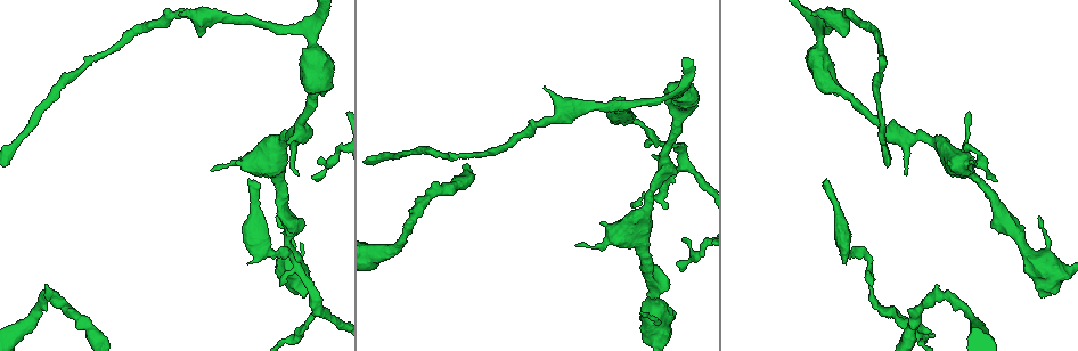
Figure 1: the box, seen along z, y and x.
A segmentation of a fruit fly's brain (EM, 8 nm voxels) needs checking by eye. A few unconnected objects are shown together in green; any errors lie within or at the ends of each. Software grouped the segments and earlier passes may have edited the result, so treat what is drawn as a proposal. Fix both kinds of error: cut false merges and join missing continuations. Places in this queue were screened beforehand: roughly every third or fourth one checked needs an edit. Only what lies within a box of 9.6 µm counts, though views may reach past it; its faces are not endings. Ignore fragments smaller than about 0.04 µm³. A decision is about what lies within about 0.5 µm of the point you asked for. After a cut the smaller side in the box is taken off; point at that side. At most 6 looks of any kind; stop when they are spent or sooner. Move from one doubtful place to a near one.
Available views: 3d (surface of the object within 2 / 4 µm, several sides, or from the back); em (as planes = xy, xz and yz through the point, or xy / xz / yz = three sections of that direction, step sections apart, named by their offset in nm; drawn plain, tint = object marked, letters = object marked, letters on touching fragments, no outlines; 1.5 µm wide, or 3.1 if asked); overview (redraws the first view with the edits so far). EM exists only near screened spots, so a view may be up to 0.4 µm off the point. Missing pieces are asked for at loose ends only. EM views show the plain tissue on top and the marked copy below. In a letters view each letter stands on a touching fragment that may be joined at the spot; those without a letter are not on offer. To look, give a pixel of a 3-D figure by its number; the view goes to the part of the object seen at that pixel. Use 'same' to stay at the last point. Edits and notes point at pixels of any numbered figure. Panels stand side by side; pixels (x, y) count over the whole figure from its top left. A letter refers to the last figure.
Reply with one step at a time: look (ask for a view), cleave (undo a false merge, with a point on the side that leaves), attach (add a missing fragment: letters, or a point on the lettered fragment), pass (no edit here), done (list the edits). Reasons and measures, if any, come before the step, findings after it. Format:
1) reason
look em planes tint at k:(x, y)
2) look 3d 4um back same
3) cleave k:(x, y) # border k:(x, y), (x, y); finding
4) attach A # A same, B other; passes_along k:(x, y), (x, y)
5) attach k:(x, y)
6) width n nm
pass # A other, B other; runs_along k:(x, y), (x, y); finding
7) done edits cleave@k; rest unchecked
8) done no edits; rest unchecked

thick turns thin
look em xz step 8 letters at 1:(282, 250)

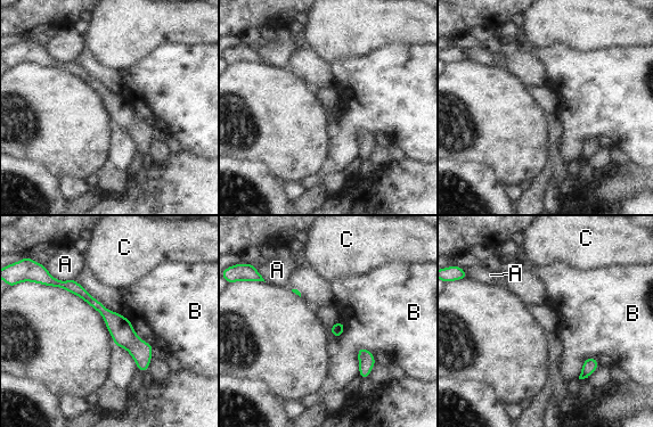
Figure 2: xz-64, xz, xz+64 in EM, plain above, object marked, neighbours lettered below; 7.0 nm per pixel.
longest_contact B 340 nm
pass # A other, B other, C other; border 2:(120, 312), (153, 347); one neuron here

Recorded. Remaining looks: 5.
stops while still wide
look em xy step 4 tint at 1:(302, 297)

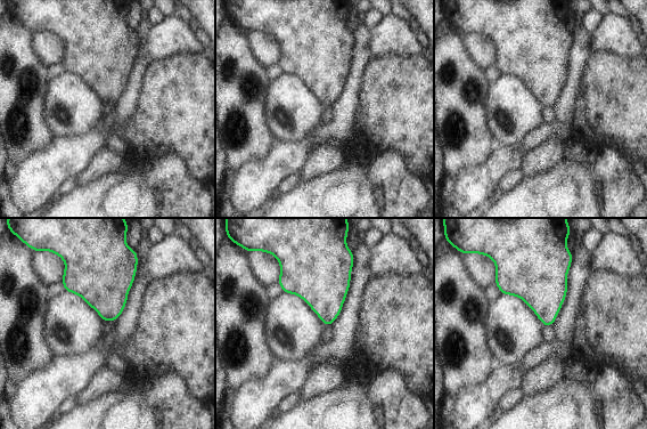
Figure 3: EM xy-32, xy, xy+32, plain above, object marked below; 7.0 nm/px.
look em xz step 8 letters same

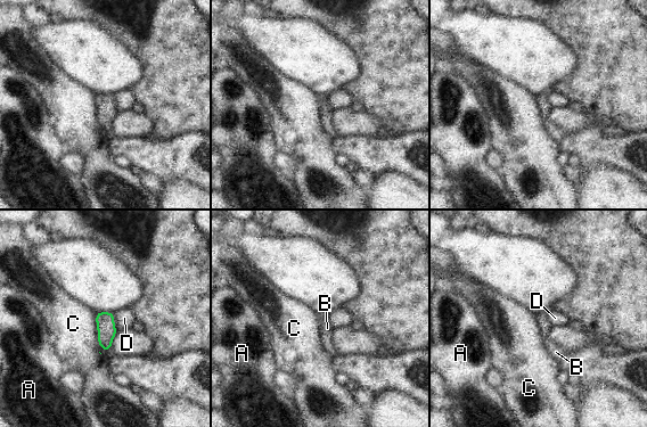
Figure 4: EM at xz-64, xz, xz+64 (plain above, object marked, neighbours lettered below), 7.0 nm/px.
pass # A other, B other, C other, D other; none of them fits

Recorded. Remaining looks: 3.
an open end
look 3d 2um at 1:(179, 12)

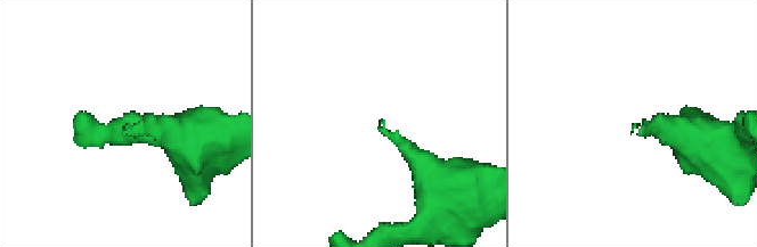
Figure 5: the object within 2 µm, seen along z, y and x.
look em planes tint at 5:(124, 130)

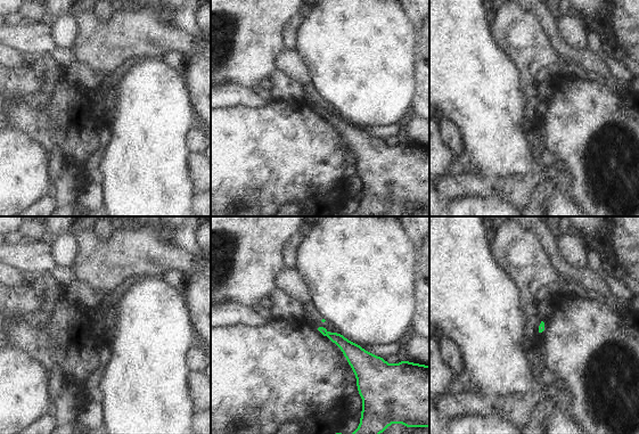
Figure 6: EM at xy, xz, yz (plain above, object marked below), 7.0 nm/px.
look em planes letters same

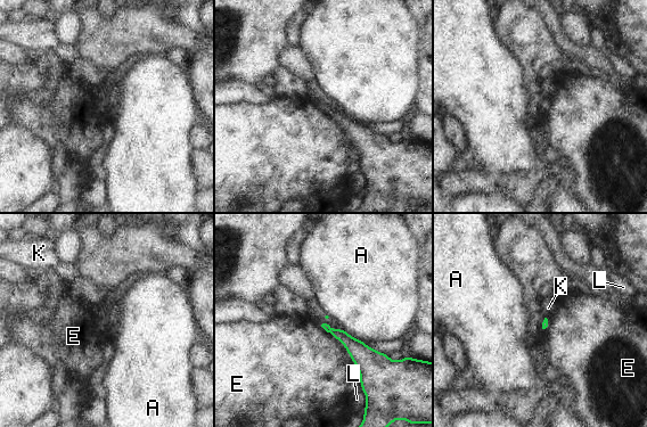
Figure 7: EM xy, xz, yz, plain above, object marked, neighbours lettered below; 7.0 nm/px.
longest_contact E 380 nm
pass # A other, E other, K other, L other; no lettered fragment goes on from it

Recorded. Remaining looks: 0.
done no edits; rest unchecked

